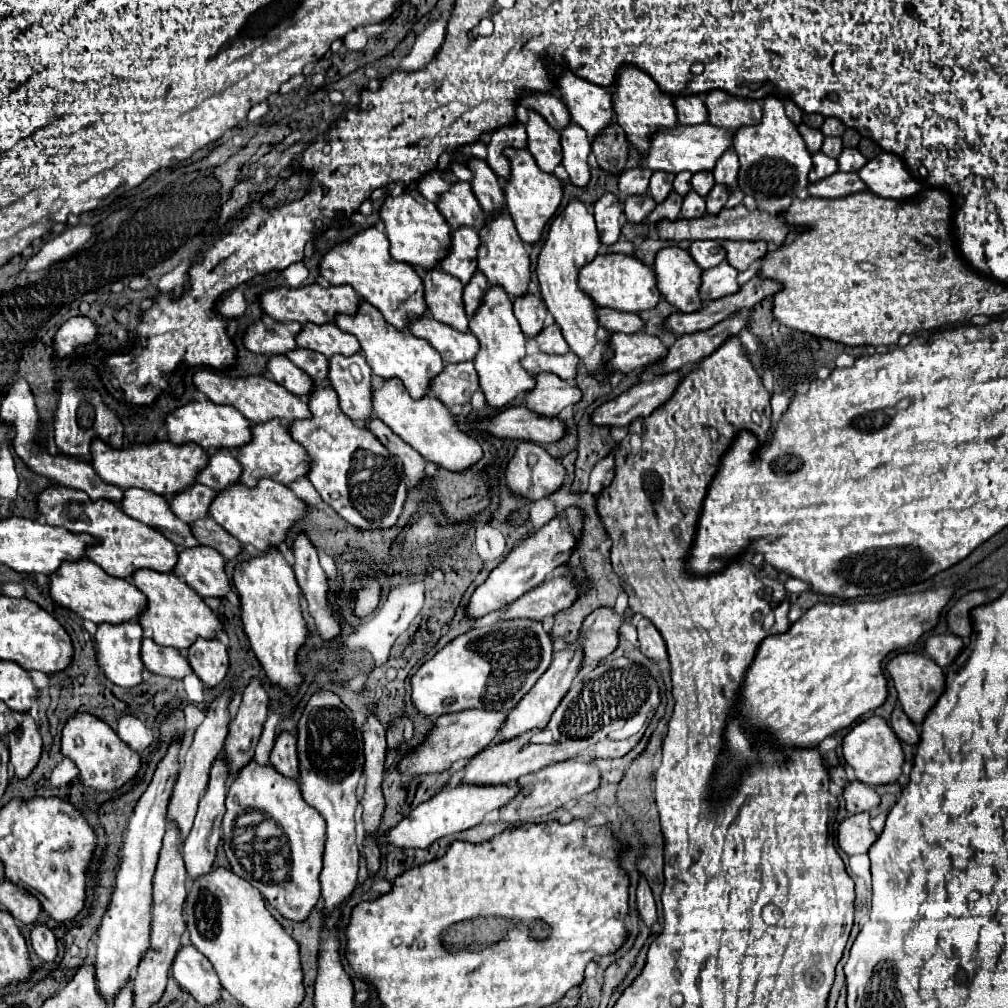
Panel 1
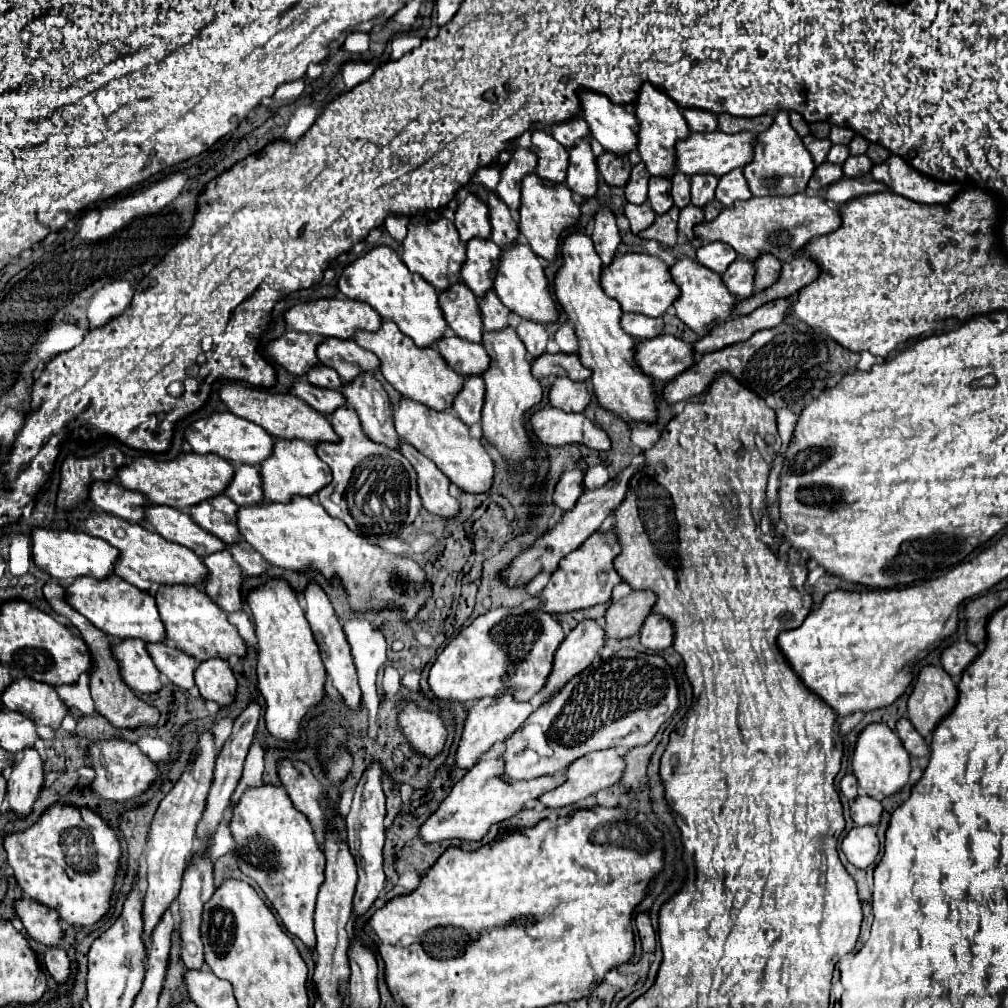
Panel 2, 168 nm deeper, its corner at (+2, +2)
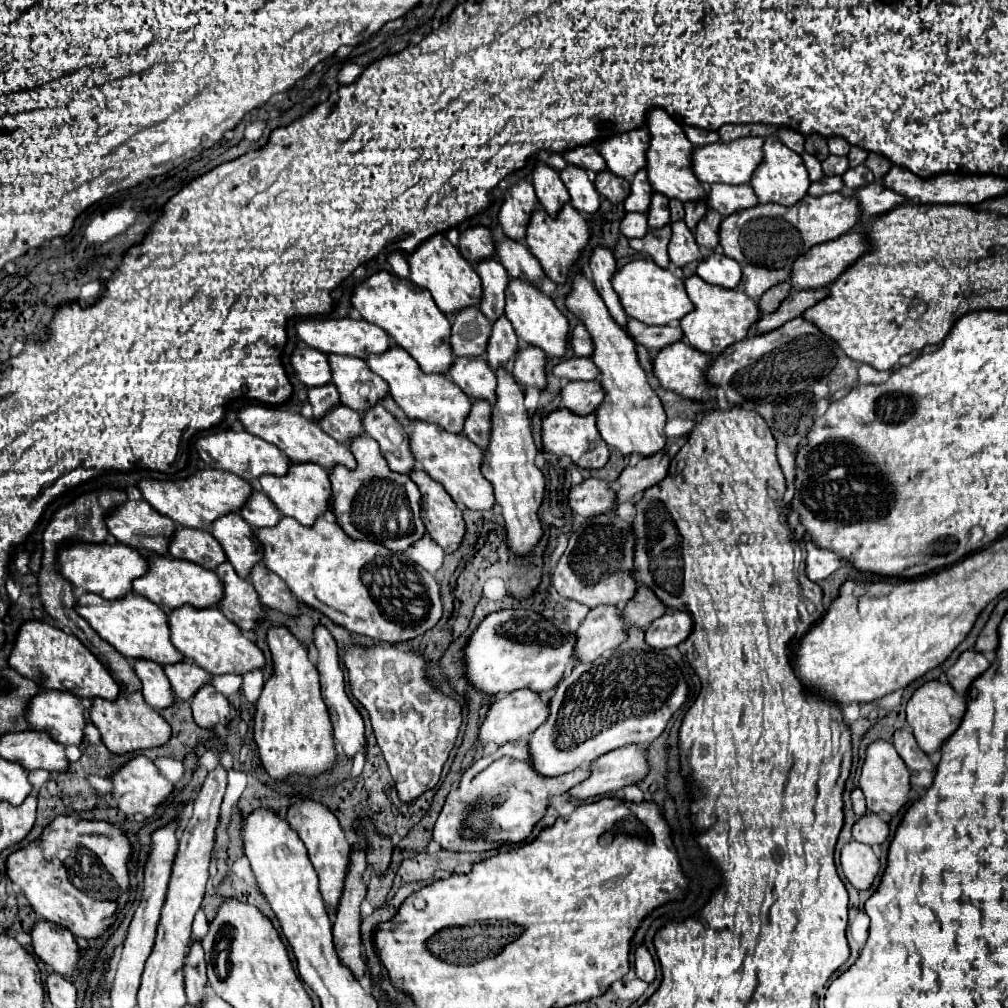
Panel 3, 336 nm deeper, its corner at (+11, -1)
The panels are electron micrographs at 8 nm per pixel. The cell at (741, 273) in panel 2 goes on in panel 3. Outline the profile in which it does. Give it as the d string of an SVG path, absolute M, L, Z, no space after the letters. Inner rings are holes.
M744 265L742 267L742 281L738 285L740 291L744 291L748 297L758 299L760 293L770 289L772 285L788 279L788 273L782 269L764 269L756 265Z

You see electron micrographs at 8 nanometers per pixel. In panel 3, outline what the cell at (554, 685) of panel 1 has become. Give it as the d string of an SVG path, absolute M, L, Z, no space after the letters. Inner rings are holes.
M596 607L590 609L586 619L576 631L576 661L596 661L602 653L616 649L626 639L624 621L620 619L618 607Z

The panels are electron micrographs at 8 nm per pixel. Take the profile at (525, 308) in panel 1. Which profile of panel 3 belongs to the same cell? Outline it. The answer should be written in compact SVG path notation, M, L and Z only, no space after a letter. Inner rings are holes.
M522 343L520 349L516 351L516 357L514 357L512 375L516 377L516 381L518 381L524 389L526 389L526 387L544 389L544 387L546 387L544 365L546 365L546 355L544 355L544 351L538 349L538 347L534 347L534 345Z

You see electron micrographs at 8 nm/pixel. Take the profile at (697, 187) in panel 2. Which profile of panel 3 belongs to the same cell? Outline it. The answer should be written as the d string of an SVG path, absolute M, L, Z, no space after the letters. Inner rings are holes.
M688 201L688 203L684 203L684 209L686 209L684 221L686 221L686 225L694 231L696 225L698 225L698 221L700 221L700 219L704 217L704 213L708 211L708 207L706 207L704 201Z

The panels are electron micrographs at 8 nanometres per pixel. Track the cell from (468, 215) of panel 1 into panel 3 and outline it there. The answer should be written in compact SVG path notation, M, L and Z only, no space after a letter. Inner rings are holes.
M472 225L460 233L458 251L470 263L476 263L480 257L492 257L492 233L482 225Z

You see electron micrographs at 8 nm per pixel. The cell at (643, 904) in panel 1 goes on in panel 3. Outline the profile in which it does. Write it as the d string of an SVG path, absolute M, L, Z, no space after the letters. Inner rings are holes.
M638 945L636 947L636 953L634 953L634 961L636 961L636 975L640 977L640 979L644 979L646 983L650 983L650 981L654 981L654 977L656 977L656 967L654 967L654 959L652 959L652 955L648 953L648 949L646 949L646 945Z

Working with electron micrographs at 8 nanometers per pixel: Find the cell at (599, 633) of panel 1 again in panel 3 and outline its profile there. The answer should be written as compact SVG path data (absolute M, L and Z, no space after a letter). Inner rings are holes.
M638 585L634 597L620 609L622 619L628 625L638 625L638 627L652 623L664 613L666 613L664 605L660 605L658 597L646 585Z

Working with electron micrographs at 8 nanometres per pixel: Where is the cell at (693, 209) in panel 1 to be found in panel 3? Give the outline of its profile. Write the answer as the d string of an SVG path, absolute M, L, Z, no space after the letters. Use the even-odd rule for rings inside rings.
M684 221L672 223L672 239L670 239L668 251L670 251L670 261L676 267L684 267L686 263L702 259L696 239L694 239L694 233L686 227Z

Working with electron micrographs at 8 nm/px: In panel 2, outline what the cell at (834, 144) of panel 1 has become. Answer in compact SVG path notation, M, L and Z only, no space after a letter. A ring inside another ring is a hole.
M841 144L839 146L833 146L829 150L829 154L827 154L827 160L831 164L843 164L845 158L849 158L849 150L847 150L847 146L841 146Z

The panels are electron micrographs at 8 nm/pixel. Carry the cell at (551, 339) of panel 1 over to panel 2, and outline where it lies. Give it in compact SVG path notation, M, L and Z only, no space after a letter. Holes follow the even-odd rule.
M567 322L565 326L561 326L561 328L557 330L555 340L557 340L557 344L561 346L561 352L577 352L579 342L577 342L577 334L575 334L571 322Z

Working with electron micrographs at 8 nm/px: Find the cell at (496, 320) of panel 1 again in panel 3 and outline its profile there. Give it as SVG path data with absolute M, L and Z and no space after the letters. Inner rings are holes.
M504 367L496 369L498 387L496 387L496 401L492 405L492 429L490 441L484 449L482 459L482 475L494 485L496 501L502 507L502 515L506 521L508 545L516 555L526 555L542 537L542 525L538 519L538 507L544 495L544 475L536 467L538 449L532 439L530 417L524 407L524 391L514 375Z

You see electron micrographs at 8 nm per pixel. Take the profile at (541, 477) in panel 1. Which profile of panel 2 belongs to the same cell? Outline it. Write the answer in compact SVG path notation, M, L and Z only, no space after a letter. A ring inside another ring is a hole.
M579 468L563 472L563 476L555 488L555 494L553 494L553 500L559 508L571 510L577 504L577 498L585 490L583 478L585 478L585 470L579 470Z

